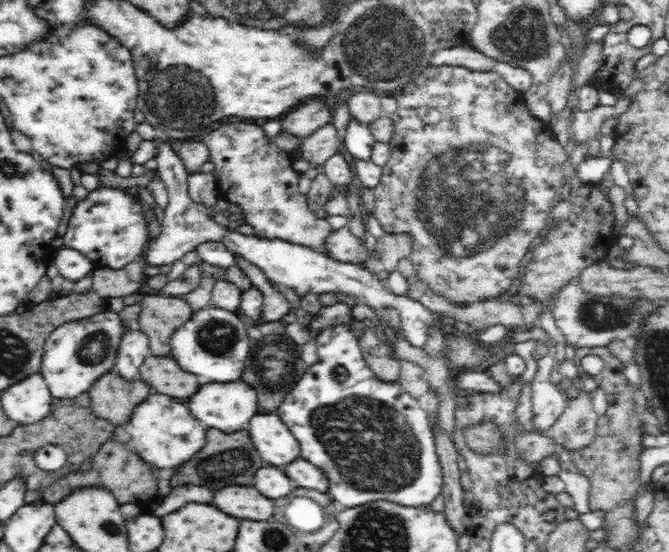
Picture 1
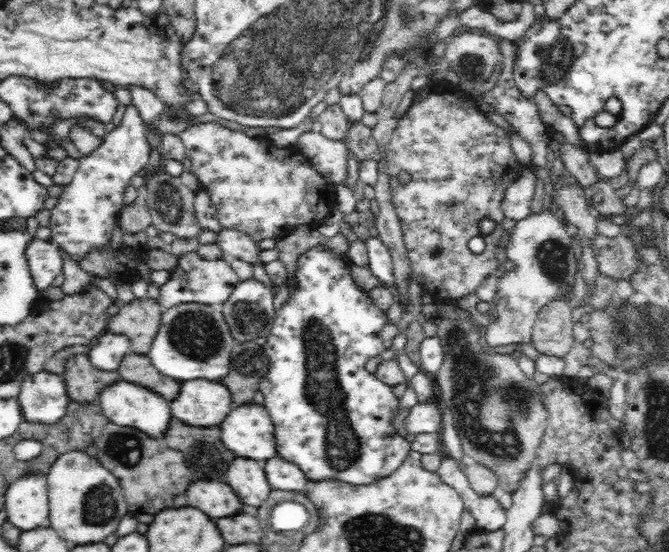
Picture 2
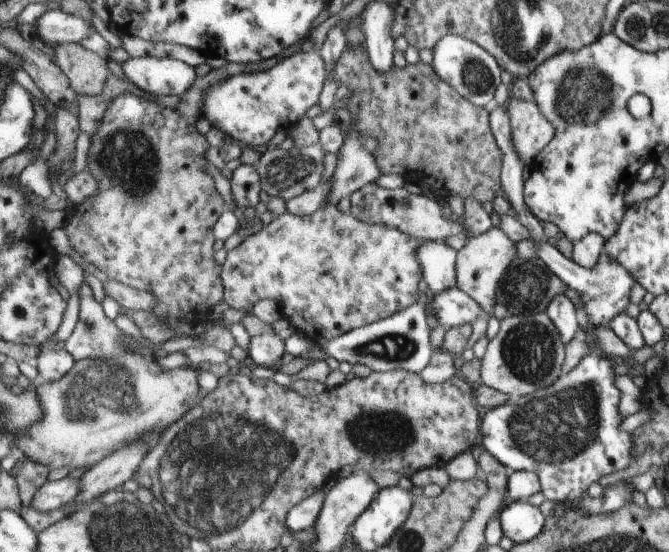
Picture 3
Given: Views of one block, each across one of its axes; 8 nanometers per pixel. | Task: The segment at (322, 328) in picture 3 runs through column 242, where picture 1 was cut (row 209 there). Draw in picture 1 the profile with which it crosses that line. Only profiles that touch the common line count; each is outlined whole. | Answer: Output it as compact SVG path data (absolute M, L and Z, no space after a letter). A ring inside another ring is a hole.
M246 121L222 124L220 128L206 134L201 141L209 148L209 160L215 164L221 198L225 198L230 203L236 203L243 209L244 222L253 226L257 237L282 239L297 245L304 245L331 258L327 240L334 230L326 218L317 218L312 213L306 195L298 191L299 173L292 169L290 155L280 151L273 141L266 138L260 123L252 124Z

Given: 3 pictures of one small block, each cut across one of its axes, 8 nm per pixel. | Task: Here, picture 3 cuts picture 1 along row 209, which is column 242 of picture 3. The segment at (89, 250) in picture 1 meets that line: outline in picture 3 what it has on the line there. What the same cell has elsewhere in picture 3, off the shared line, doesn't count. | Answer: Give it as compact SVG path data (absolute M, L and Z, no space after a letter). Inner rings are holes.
M312 49L308 52L297 52L270 70L242 73L214 84L204 94L204 108L202 108L200 115L207 118L212 127L227 132L230 136L240 140L243 147L270 145L278 132L281 130L290 132L294 126L306 117L306 112L312 106L321 104L327 80L328 68L320 50Z

